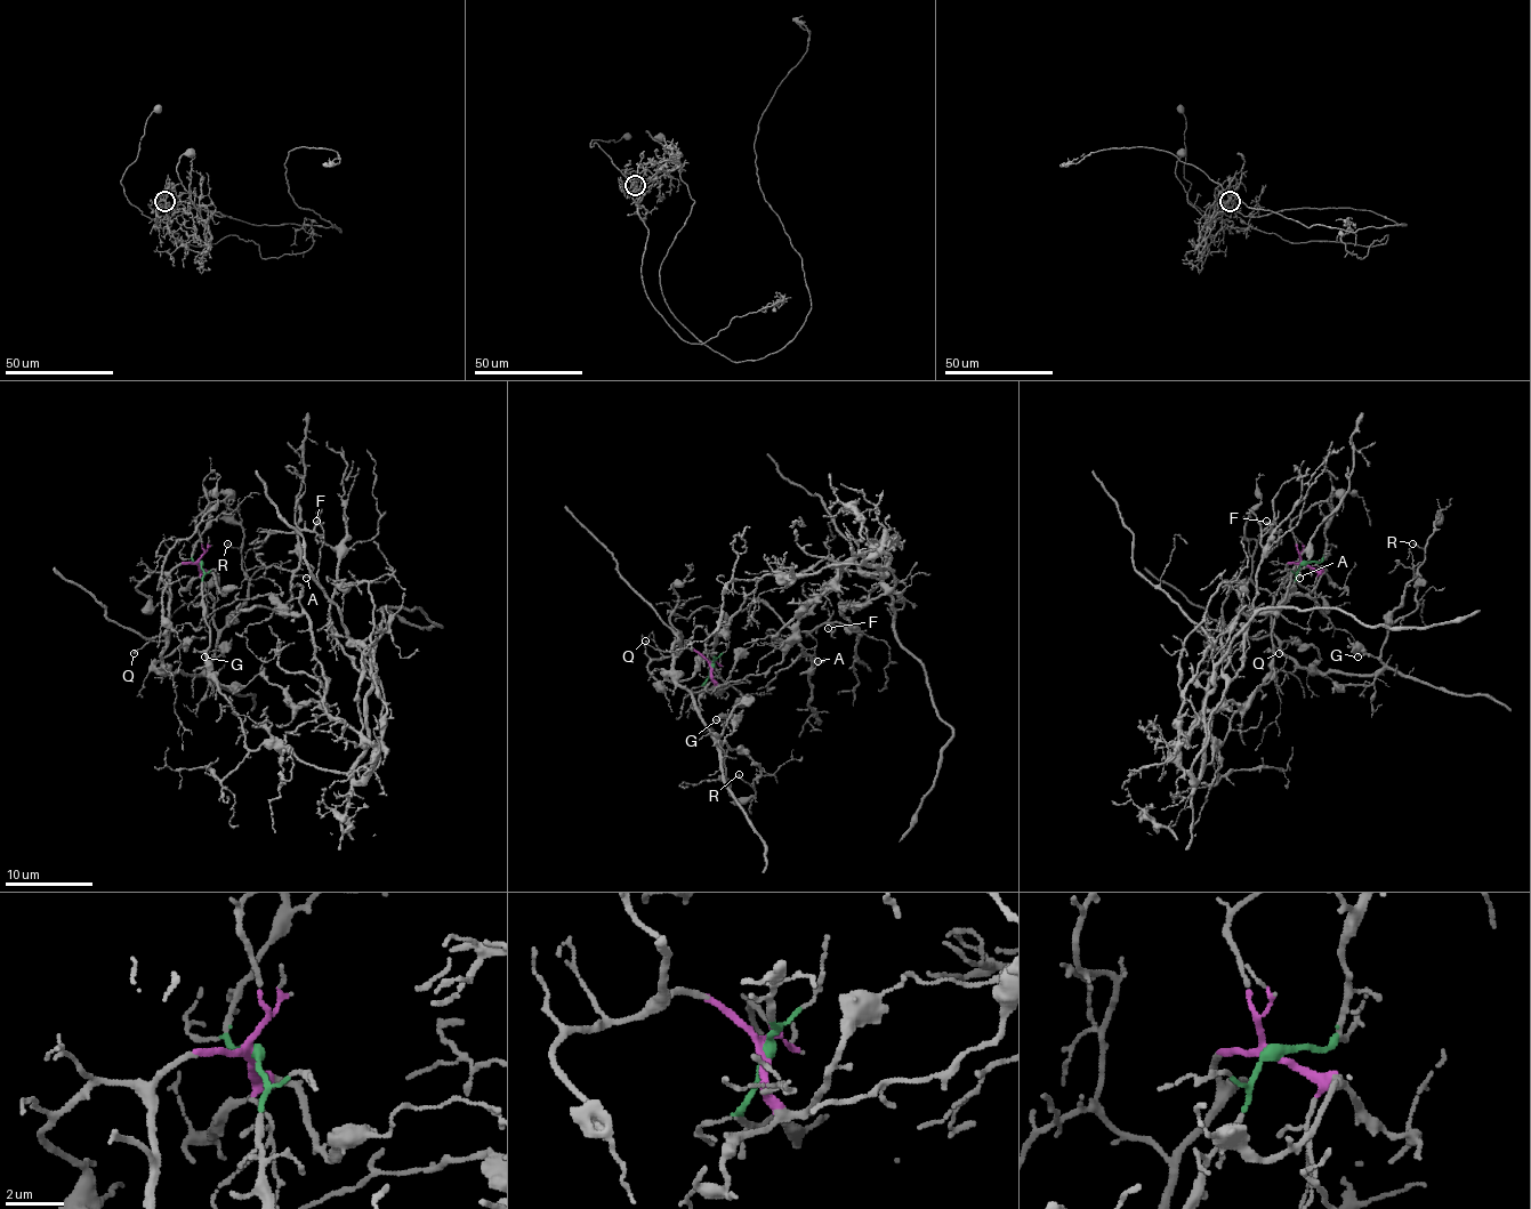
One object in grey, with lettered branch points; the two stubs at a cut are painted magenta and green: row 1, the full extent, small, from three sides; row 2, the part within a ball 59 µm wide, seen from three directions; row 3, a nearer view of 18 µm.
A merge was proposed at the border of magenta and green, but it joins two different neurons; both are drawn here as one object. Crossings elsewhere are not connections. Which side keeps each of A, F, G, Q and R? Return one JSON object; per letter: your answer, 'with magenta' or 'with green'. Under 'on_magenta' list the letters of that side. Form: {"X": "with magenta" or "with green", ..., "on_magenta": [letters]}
{"A": "with green", "F": "with green", "G": "with magenta", "Q": "with magenta", "R": "with magenta", "on_magenta": ["G", "Q", "R"]}

